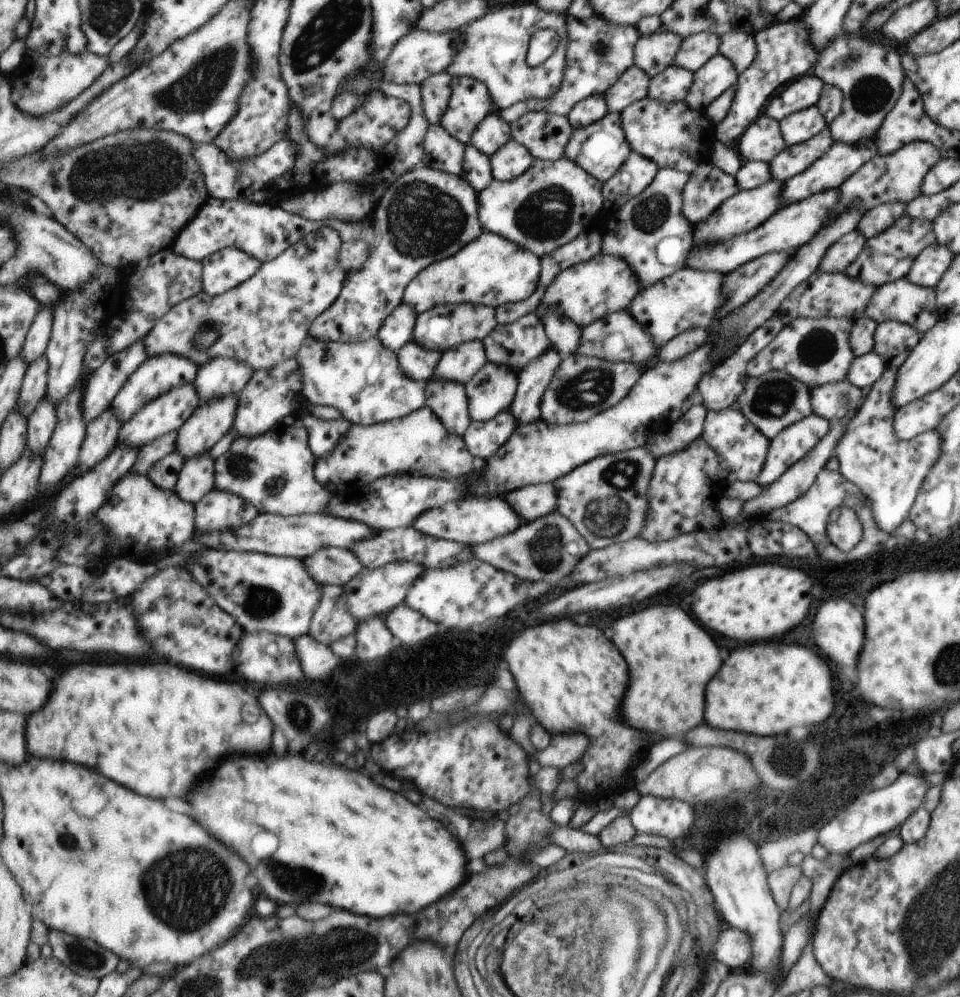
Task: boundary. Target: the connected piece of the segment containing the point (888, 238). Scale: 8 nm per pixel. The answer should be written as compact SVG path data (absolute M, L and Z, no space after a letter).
M903 214L881 234L868 238L860 255L843 270L843 273L846 273L851 280L859 280L861 284L873 284L875 287L880 287L905 278L914 260L933 243L935 243L934 228L930 221L911 218Z

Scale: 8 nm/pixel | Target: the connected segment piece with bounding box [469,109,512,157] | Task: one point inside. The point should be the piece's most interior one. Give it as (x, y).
(492, 132)

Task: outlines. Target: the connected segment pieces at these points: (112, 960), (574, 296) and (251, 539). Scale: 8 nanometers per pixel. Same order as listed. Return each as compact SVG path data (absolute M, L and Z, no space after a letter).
M50 930L49 943L53 955L81 976L104 979L117 971L121 960L113 950L103 948L93 940L69 936L59 930Z
M598 253L585 262L562 270L545 288L545 294L534 313L541 319L547 312L555 312L582 329L607 315L625 311L639 292L639 280L622 257Z
M260 513L254 522L245 524L241 532L225 532L225 534L215 534L215 536L201 536L197 540L198 544L207 544L211 548L221 548L228 551L249 550L249 552L267 553L280 557L291 557L305 559L313 556L323 548L341 547L351 548L351 544L361 542L369 538L373 531L366 524L339 518L327 513L317 513L314 515L283 516L279 514Z

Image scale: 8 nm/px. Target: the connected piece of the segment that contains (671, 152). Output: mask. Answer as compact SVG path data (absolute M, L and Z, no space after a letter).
M642 98L626 106L619 114L619 126L623 130L623 136L626 137L630 150L641 154L649 160L653 160L658 168L675 168L691 174L698 167L698 164L707 159L709 147L715 140L711 129L707 130L703 122L703 113L691 110L684 101L667 104L651 98Z

